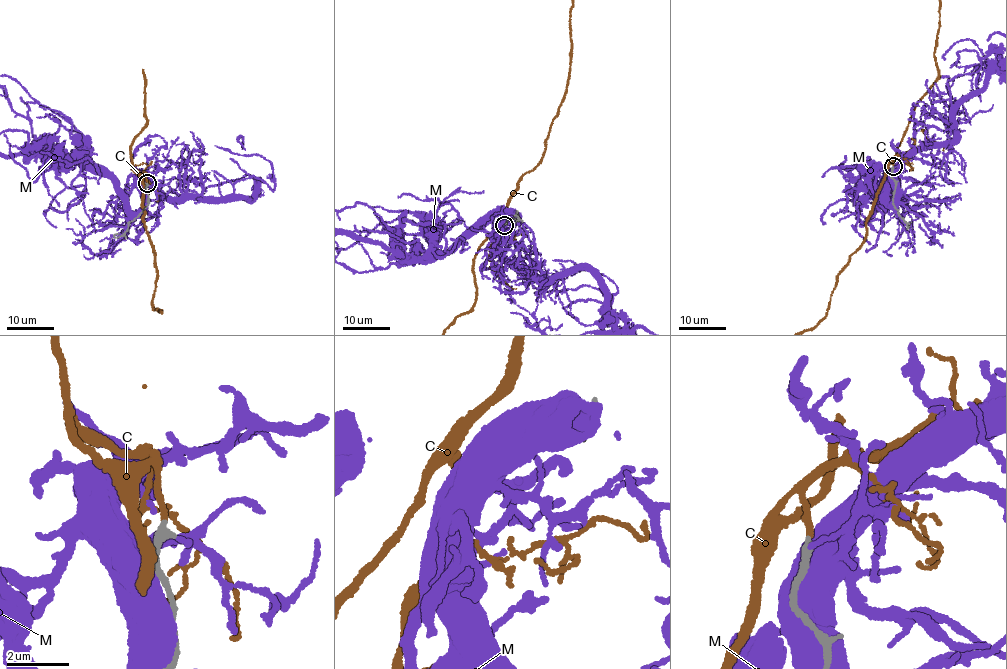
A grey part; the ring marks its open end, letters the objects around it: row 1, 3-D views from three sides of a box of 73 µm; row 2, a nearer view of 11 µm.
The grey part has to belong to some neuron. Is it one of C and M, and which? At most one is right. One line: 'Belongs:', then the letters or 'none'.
Belongs: C

